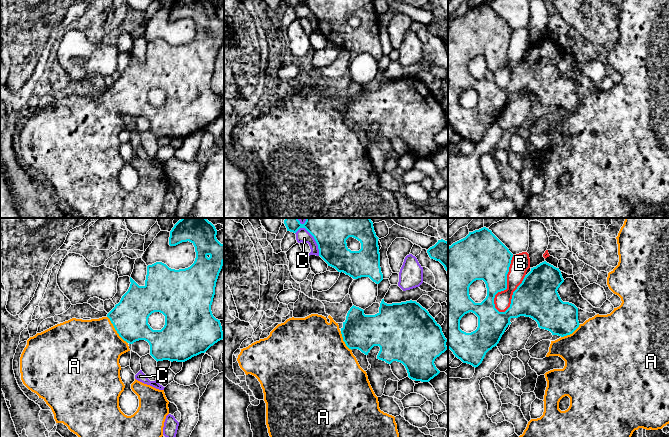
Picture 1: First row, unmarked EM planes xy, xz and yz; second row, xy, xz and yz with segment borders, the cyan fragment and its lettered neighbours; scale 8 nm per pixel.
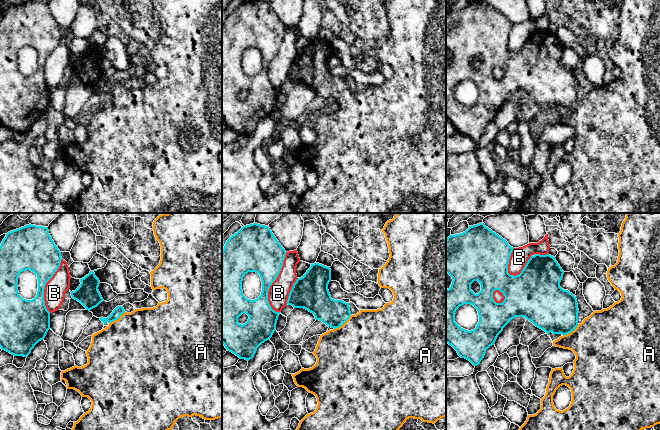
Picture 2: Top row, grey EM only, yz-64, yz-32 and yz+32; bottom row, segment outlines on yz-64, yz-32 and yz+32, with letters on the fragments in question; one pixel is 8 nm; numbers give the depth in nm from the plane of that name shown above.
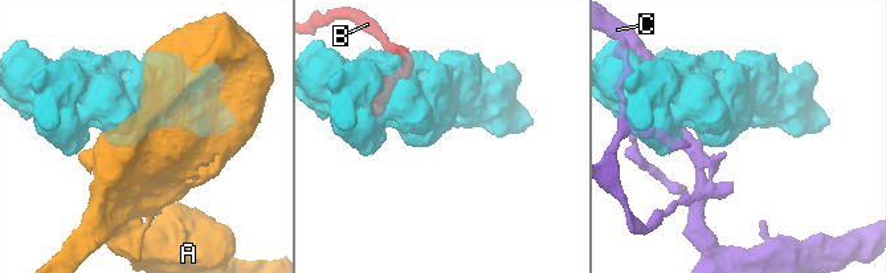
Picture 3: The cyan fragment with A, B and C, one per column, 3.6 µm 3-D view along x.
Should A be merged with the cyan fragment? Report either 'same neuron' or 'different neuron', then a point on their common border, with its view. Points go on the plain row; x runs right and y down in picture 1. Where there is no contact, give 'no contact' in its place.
same neuron | xy (115, 105)

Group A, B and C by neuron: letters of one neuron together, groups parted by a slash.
A / B / C

